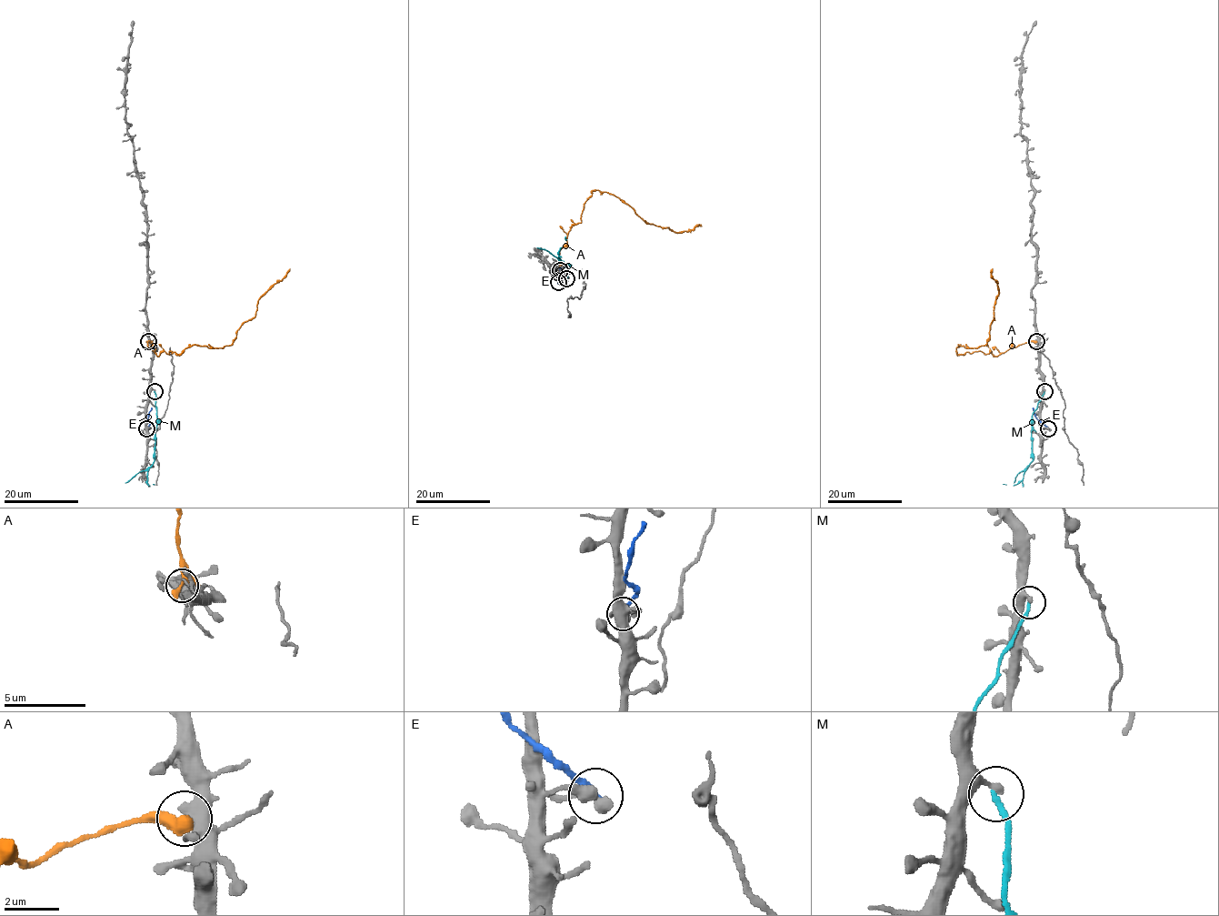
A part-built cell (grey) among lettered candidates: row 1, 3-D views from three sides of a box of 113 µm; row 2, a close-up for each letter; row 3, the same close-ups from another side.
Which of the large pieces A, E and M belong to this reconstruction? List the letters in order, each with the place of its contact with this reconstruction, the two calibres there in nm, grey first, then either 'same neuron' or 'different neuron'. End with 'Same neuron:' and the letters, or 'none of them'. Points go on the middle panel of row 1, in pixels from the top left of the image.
A: contact (560, 270); calibres 360 and 360 nm; different neuron
E: contact (558, 282); calibres 380 and 240 nm; different neuron
M: contact (566, 278); calibres 280 and 200 nm; different neuron
Same neuron: none of them

